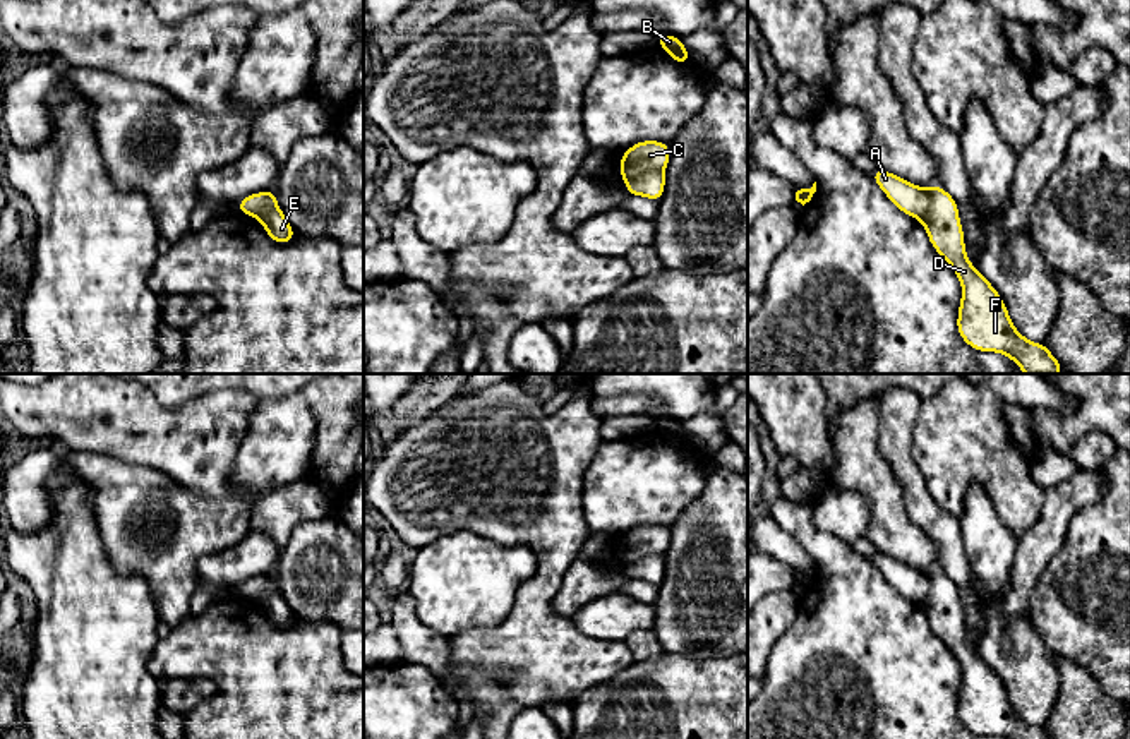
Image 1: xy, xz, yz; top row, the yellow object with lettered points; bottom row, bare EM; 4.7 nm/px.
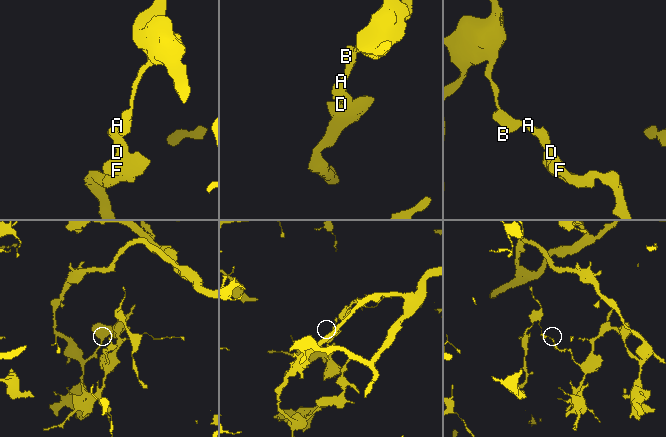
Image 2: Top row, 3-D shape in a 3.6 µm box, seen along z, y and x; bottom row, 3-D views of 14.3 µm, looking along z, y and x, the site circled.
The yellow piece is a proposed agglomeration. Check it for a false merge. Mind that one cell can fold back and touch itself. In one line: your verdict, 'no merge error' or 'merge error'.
merge error

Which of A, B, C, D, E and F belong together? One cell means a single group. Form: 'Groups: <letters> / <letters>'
Groups: A B C / D E F

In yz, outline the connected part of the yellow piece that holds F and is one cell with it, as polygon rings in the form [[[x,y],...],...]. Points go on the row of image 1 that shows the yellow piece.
[[[938,183],[923,218],[931,247],[952,266],[962,285],[959,336],[976,351],[1010,357],[1025,374],[1061,374],[1063,367],[1044,343],[1025,339],[1013,326],[995,286],[967,259],[955,199]]]

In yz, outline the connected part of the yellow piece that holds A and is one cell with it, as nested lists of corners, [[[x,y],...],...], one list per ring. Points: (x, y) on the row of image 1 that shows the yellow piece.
[[[876,168],[869,177],[904,214],[914,219],[924,218],[931,199],[929,189],[914,185],[881,168]]]

